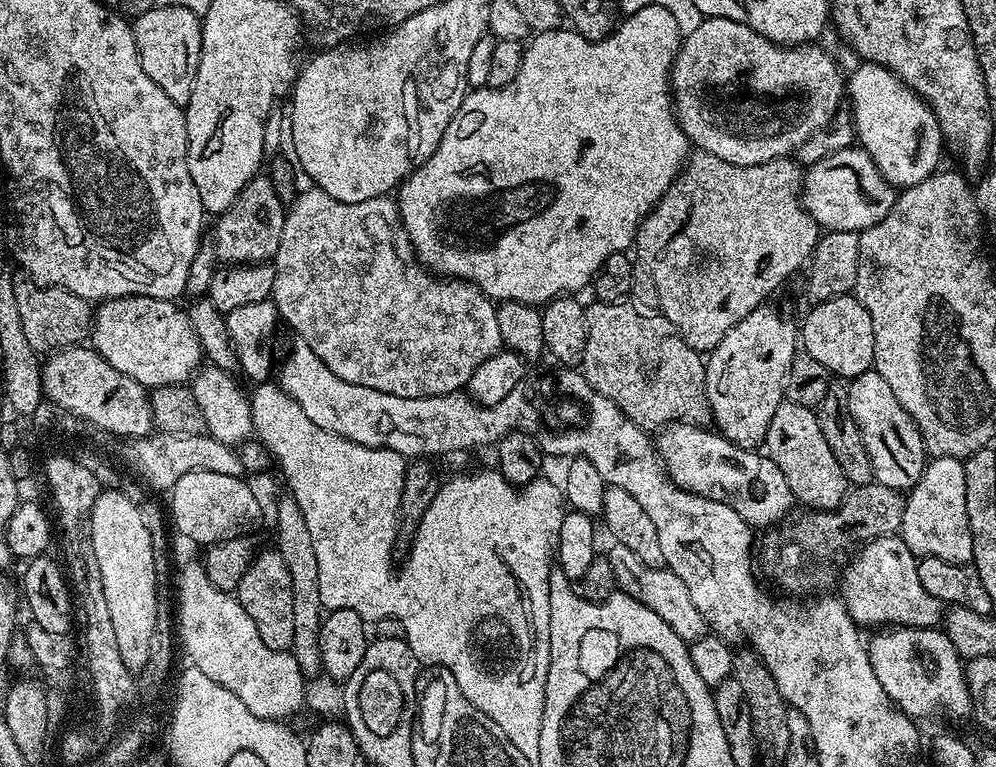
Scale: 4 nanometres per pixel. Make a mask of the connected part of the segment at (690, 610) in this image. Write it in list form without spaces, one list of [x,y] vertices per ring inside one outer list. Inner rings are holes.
[[[613,543],[612,549],[606,552],[610,566],[614,566],[614,578],[616,587],[621,592],[625,592],[630,598],[642,602],[642,606],[650,606],[662,622],[666,622],[686,642],[693,642],[702,639],[709,631],[709,626],[698,614],[698,606],[694,606],[694,601],[690,598],[690,590],[686,590],[686,582],[678,578],[667,566],[657,566],[642,562],[638,554],[634,554],[626,546]]]

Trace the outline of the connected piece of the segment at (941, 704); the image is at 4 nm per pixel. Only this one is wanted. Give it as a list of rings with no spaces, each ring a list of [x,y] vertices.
[[[889,627],[887,631],[880,630],[876,637],[871,641],[867,641],[868,657],[870,658],[870,666],[874,666],[874,674],[878,678],[878,682],[882,682],[882,690],[888,692],[892,703],[896,705],[900,711],[905,712],[910,717],[921,718],[920,716],[932,716],[935,712],[950,712],[954,716],[968,716],[972,710],[972,695],[968,689],[968,677],[966,675],[965,661],[960,659],[960,655],[954,650],[954,642],[950,642],[950,638],[939,627],[934,628],[897,628]]]

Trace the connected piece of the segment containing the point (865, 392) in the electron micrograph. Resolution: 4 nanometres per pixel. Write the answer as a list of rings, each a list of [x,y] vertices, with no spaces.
[[[874,370],[851,377],[847,385],[846,412],[858,422],[858,430],[862,430],[862,442],[866,442],[866,454],[870,454],[873,481],[882,486],[910,490],[922,478],[926,467],[926,449],[914,418],[902,410],[902,402],[894,398],[894,390],[890,390],[886,378]]]

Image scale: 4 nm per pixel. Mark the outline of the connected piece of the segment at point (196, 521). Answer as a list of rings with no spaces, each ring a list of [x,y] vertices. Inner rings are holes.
[[[191,472],[182,474],[178,482],[170,489],[172,496],[172,518],[170,520],[176,523],[176,528],[188,540],[193,540],[196,544],[211,546],[230,540],[234,536],[239,536],[260,516],[260,500],[256,497],[256,492],[247,484],[247,479],[230,474],[214,474],[213,472]]]

